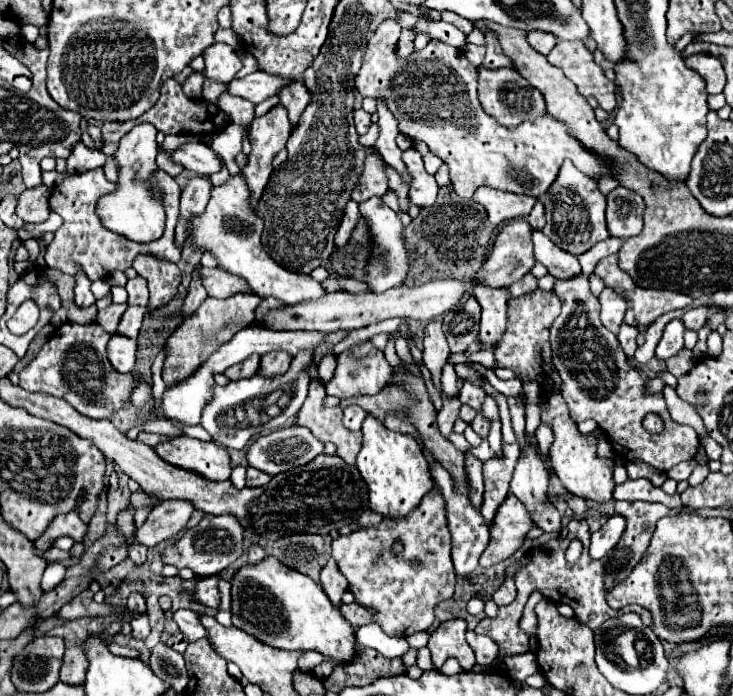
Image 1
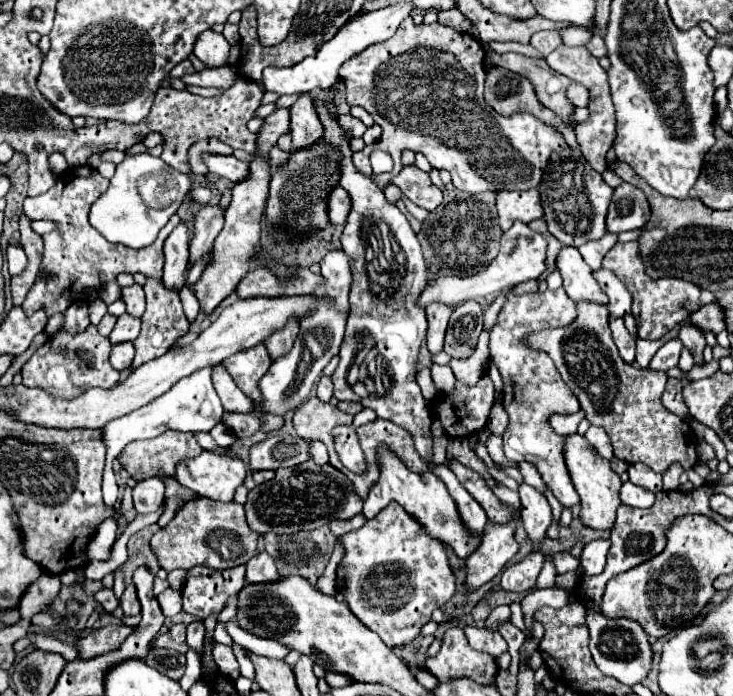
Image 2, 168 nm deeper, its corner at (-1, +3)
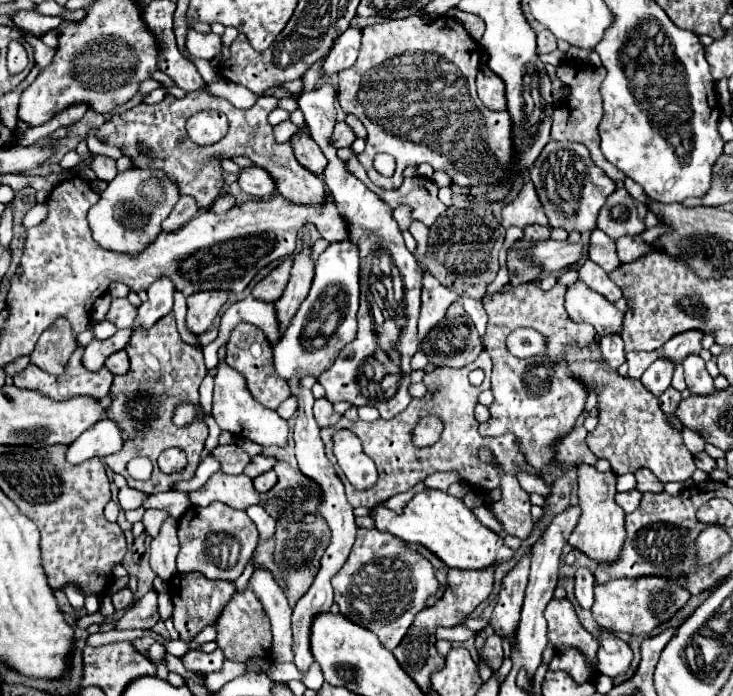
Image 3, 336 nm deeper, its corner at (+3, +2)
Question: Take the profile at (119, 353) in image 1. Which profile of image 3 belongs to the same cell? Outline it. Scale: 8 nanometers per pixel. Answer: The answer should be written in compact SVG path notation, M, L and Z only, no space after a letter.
M120 350L112 356L108 356L106 360L106 368L112 372L112 374L124 374L130 370L130 362L128 362L128 354L126 350Z

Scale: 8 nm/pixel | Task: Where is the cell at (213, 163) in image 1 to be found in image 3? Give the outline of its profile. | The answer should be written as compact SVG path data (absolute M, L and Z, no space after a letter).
M258 166L246 168L246 170L242 170L238 180L240 180L242 190L252 194L252 196L264 198L264 196L276 194L276 184L274 184L272 176L264 168L258 168Z

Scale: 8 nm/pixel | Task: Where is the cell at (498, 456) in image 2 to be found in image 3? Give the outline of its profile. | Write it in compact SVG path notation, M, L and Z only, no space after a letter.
M520 472L520 474L518 474L518 482L520 482L520 486L522 486L528 494L540 494L540 496L546 498L546 500L548 500L550 494L552 494L552 488L544 486L544 482L542 482L540 478L532 476L532 474Z

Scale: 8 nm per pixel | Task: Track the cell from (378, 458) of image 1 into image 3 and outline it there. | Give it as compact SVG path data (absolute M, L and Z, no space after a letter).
M426 490L416 494L404 508L404 514L400 516L384 506L376 506L376 512L372 516L380 532L392 532L392 536L404 542L422 544L432 554L436 554L448 568L482 570L482 568L498 566L514 556L514 550L510 550L502 542L502 536L482 526L478 518L468 508L464 508L464 502L450 496L448 492Z

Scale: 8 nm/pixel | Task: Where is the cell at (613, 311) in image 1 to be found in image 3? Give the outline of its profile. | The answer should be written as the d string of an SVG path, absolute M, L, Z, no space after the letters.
M586 260L586 262L582 264L582 268L578 270L578 274L580 274L582 282L584 282L588 288L592 288L594 292L602 294L606 300L616 302L618 298L622 298L620 288L616 288L616 284L608 278L608 274L606 274L596 262Z

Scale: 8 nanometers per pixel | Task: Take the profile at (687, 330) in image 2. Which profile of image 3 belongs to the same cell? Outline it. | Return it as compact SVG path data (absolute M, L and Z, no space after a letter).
M688 356L688 360L684 360L684 378L686 378L686 386L690 390L690 394L694 396L706 396L706 394L714 394L714 380L712 376L706 372L704 360L700 356Z

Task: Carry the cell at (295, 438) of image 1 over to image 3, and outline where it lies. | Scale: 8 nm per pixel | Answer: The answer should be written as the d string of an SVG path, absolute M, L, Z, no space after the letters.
M254 456L254 458L250 460L250 464L244 468L244 474L250 476L250 478L256 478L256 476L272 470L274 464L276 464L276 460L270 458L270 456Z

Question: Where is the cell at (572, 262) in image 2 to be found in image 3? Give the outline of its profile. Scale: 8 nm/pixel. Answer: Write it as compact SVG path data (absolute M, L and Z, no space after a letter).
M582 282L568 286L566 310L574 322L592 324L598 336L622 332L624 314L612 302L604 300L604 296L588 290Z

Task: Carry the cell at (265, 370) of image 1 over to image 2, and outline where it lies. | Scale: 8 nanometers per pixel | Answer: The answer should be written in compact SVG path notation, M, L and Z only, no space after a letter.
M292 323L292 327L284 327L284 331L276 331L276 335L272 335L268 343L264 343L272 361L276 361L280 355L286 355L292 349L296 335L298 335L298 327L296 323Z

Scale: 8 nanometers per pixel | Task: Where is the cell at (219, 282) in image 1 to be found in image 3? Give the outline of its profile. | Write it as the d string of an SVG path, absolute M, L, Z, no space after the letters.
M286 258L278 268L274 268L264 280L260 280L260 282L254 286L252 294L254 294L258 300L264 300L264 302L276 302L276 300L282 296L286 284L288 284L290 268L292 268L292 260Z

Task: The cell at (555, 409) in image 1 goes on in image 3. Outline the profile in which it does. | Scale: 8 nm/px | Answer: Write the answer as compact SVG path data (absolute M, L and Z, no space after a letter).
M584 464L578 468L578 496L580 496L582 516L568 544L584 552L588 558L596 560L598 564L612 564L620 556L622 544L626 540L626 528L624 528L626 512L614 502L614 494L616 494L616 476L612 472L596 472L594 466L584 466Z

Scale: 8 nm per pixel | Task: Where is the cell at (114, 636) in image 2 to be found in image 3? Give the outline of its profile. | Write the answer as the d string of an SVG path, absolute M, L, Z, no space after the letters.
M152 590L152 592L144 594L134 606L130 606L126 610L126 614L120 618L116 628L118 630L126 630L126 628L148 630L158 620L160 620L160 614L158 614L158 594Z

